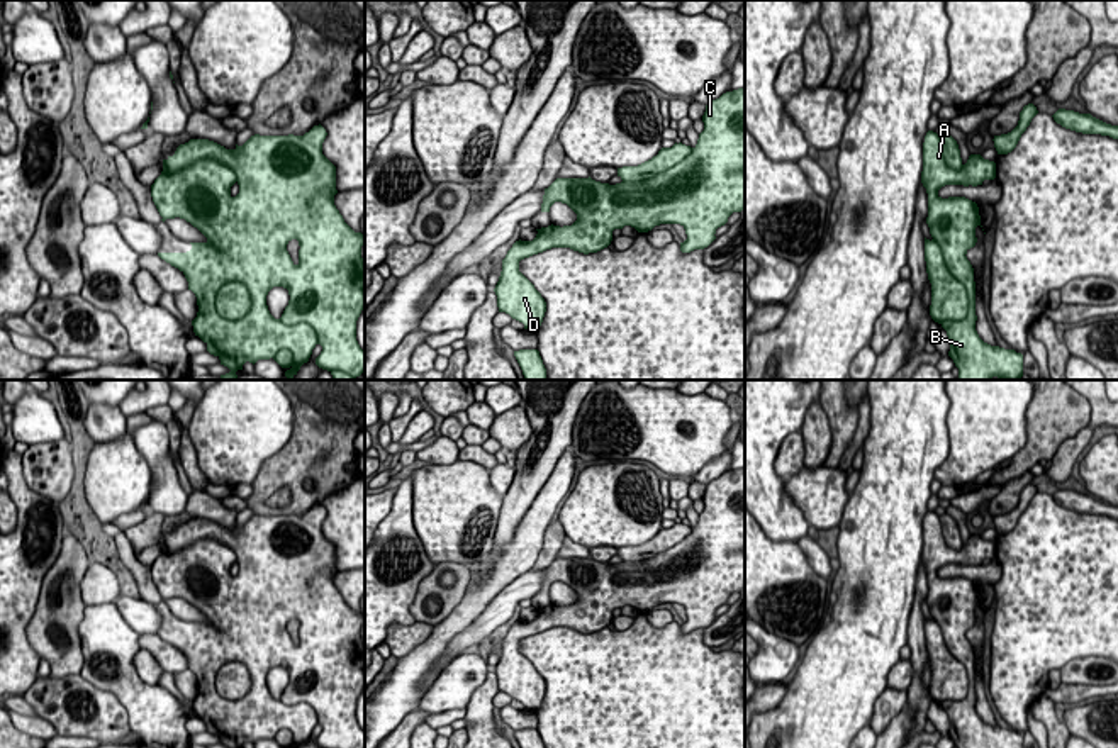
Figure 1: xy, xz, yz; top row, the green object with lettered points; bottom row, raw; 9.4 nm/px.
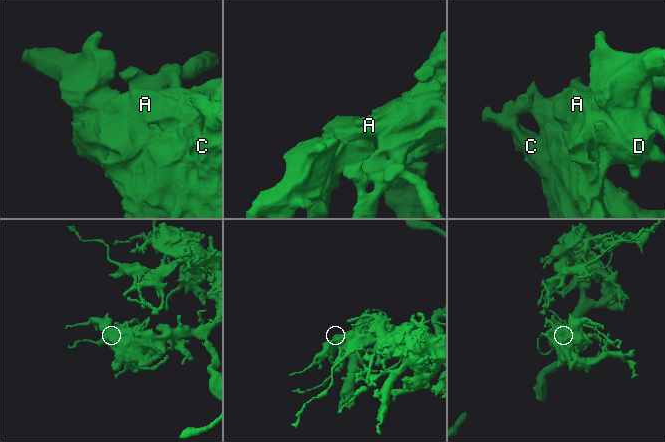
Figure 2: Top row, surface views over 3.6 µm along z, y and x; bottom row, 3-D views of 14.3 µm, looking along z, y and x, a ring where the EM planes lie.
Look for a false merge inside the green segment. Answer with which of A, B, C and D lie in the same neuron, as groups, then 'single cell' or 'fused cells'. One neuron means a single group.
A B C D; single cell

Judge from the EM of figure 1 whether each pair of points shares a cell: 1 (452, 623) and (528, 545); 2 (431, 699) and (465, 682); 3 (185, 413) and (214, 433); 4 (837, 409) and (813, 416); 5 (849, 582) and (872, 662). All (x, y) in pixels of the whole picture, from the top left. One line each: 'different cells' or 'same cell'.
1: same cell
2: same cell
3: different cells
4: different cells
5: same cell

